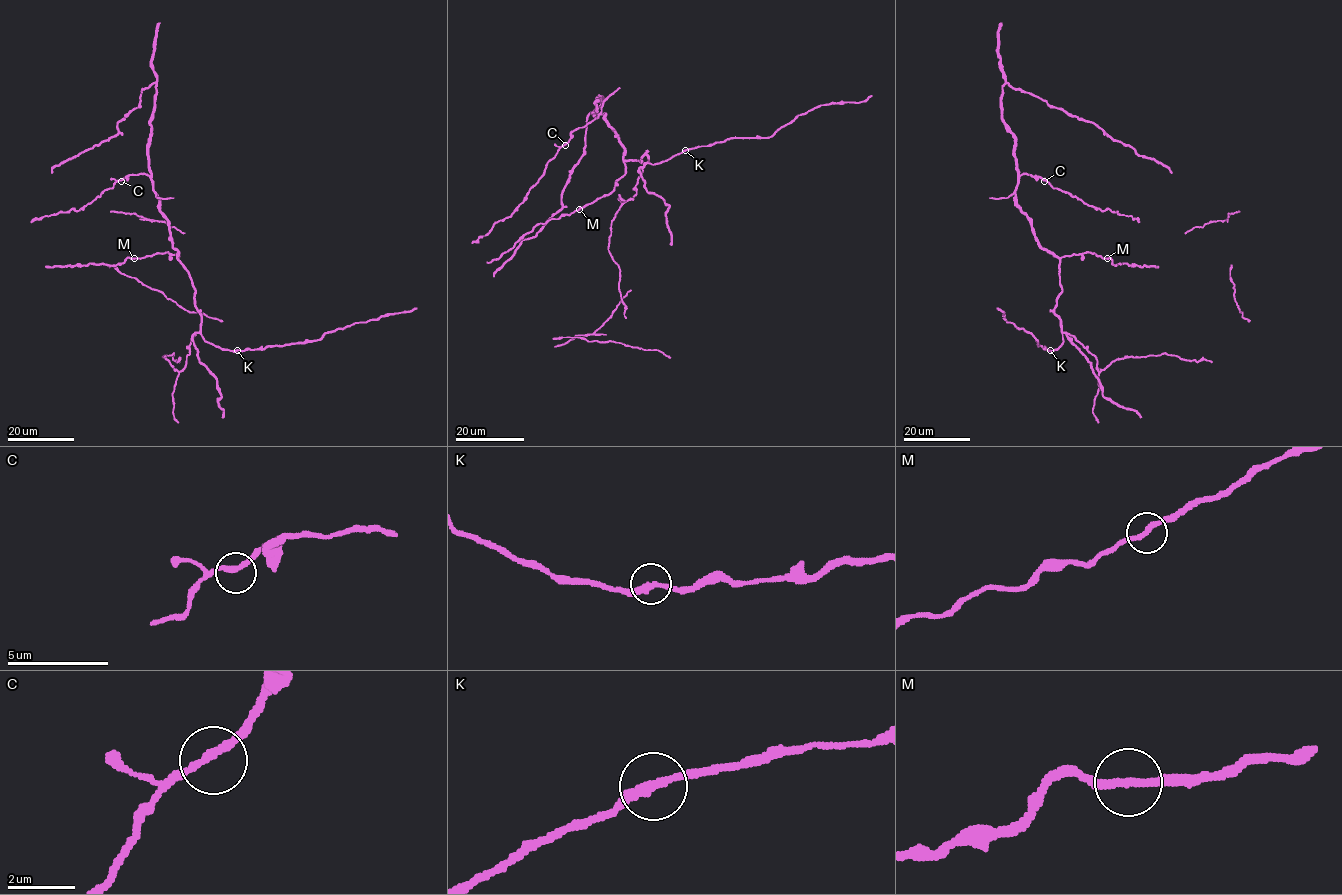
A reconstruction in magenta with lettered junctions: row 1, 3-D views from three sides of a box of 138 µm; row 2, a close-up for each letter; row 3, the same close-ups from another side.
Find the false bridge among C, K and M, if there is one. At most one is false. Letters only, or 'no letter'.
no letter

